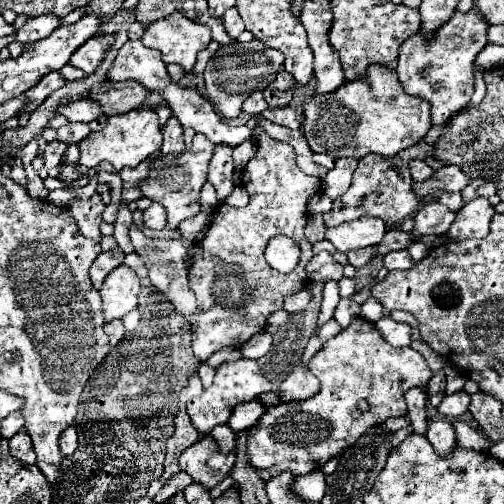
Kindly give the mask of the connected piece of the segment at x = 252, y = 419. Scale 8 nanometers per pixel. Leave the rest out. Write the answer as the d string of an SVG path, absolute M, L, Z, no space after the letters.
M252 399L252 401L240 403L240 405L234 409L228 425L230 425L236 433L246 431L246 429L250 429L252 425L256 425L256 421L260 419L262 413L264 413L264 405L262 405L260 399Z

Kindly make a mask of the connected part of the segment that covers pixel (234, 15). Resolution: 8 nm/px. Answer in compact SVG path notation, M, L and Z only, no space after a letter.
M236 7L228 9L228 11L224 13L222 21L224 21L226 33L228 33L232 39L236 39L236 37L238 37L238 35L244 31L244 21L242 21L242 17L238 15L238 9L236 9Z

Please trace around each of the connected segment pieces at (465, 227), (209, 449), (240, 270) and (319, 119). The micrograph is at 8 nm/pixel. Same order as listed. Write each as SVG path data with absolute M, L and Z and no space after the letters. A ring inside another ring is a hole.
M478 197L472 203L464 205L456 213L456 221L446 231L446 237L452 241L460 239L484 239L490 231L490 219L494 215L494 207L486 197Z
M204 435L178 457L180 469L186 471L194 479L194 483L202 485L204 489L212 489L214 485L218 485L230 473L234 461L234 453L224 455L218 451L212 435Z
M262 127L254 131L260 133L258 151L242 173L250 203L244 209L228 207L226 203L216 209L206 237L194 245L188 269L190 289L196 295L192 351L200 361L206 361L224 347L242 347L250 337L266 329L268 317L282 309L288 295L298 293L308 283L306 265L312 259L312 243L304 237L304 227L308 223L306 205L320 189L320 179L296 167L296 155L288 143L270 139ZM276 235L292 237L302 249L298 267L288 275L274 271L264 259L264 249Z
M370 65L364 79L346 81L332 93L312 95L304 103L302 131L314 153L330 157L362 159L368 153L394 157L402 149L416 145L430 129L428 105L418 97L408 97L394 69Z

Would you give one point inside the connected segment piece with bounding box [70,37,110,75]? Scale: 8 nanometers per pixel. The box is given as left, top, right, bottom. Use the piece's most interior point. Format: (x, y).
(88, 57)

